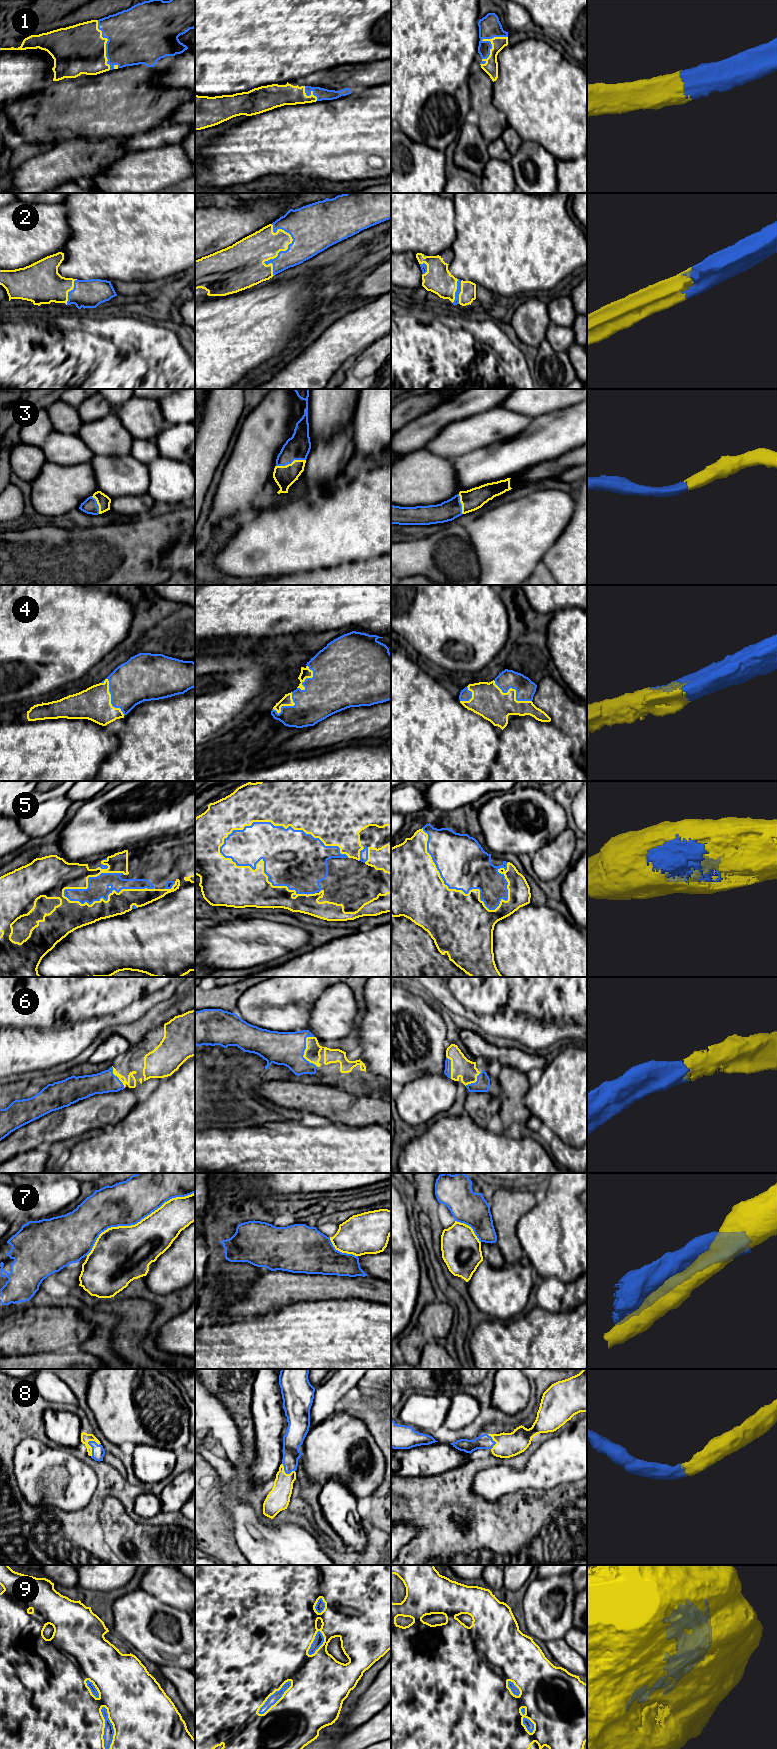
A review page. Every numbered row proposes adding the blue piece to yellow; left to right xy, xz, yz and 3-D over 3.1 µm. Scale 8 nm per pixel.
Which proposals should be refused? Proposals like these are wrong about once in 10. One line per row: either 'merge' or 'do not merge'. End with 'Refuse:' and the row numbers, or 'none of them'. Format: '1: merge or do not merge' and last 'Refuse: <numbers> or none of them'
1: merge
2: merge
3: merge
4: merge
5: merge
6: merge
7: do not merge
8: merge
9: merge
Refuse: 7

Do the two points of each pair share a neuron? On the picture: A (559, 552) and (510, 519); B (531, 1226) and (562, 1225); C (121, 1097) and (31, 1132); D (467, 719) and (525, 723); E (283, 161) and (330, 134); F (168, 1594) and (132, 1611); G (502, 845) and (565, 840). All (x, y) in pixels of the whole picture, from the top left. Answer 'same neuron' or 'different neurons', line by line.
A: different neurons
B: same neuron
C: same neuron
D: different neurons
E: same neuron
F: different neurons
G: different neurons

